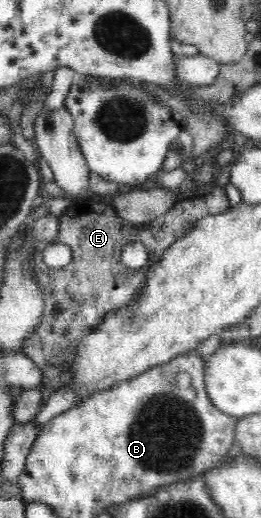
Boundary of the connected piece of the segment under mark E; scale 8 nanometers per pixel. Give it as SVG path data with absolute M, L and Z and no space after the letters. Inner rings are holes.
M216 185L216 187L213 189L211 194L209 195L201 195L200 197L193 197L189 200L185 200L180 198L179 201L175 204L174 208L171 208L171 211L167 212L162 218L156 219L153 224L149 225L141 225L141 226L133 226L127 222L122 222L120 220L120 217L116 214L116 211L111 206L111 204L105 203L102 199L99 197L94 197L92 199L85 199L82 201L76 201L72 205L70 205L61 216L59 216L59 228L57 230L57 234L54 237L53 243L60 242L61 244L68 244L71 248L71 262L66 265L63 268L49 268L49 266L45 265L43 263L43 250L45 248L46 243L37 243L34 247L34 250L31 252L30 256L30 262L31 267L33 269L33 279L39 283L39 287L41 287L41 291L43 291L43 300L45 301L45 308L43 310L43 320L37 324L37 328L27 338L25 338L25 343L22 345L22 348L19 350L19 352L27 355L38 367L43 371L43 380L41 380L41 384L39 384L39 387L41 387L41 393L43 393L43 398L47 401L49 396L55 392L55 390L59 390L61 386L64 385L64 381L59 378L47 378L44 376L44 370L42 368L47 364L47 360L51 358L51 336L53 336L53 349L54 352L58 352L57 355L61 357L61 361L65 361L65 363L69 363L70 366L73 366L73 360L75 360L75 352L78 351L78 347L81 345L83 336L87 336L89 332L93 331L101 322L103 322L103 318L105 318L105 315L109 312L113 312L115 310L119 310L120 308L125 308L125 306L129 306L129 304L133 304L133 300L136 300L137 296L141 294L141 286L145 286L145 274L147 274L147 270L149 270L150 266L153 266L154 264L157 264L162 257L162 254L173 244L174 242L177 242L184 234L187 234L196 224L197 221L200 218L206 217L207 215L217 215L221 214L223 212L227 212L230 207L229 198L227 198L227 194L225 193L225 188L221 187L220 185ZM129 242L142 242L143 245L147 248L148 252L148 261L146 264L139 268L139 269L128 269L125 267L123 263L121 263L121 250L123 250L123 246L125 244L129 244Z

